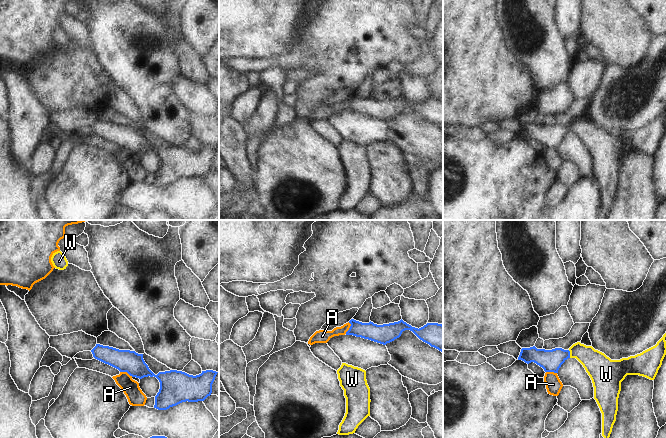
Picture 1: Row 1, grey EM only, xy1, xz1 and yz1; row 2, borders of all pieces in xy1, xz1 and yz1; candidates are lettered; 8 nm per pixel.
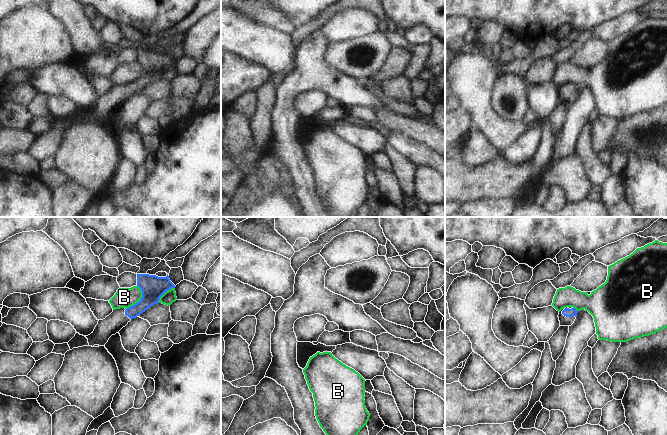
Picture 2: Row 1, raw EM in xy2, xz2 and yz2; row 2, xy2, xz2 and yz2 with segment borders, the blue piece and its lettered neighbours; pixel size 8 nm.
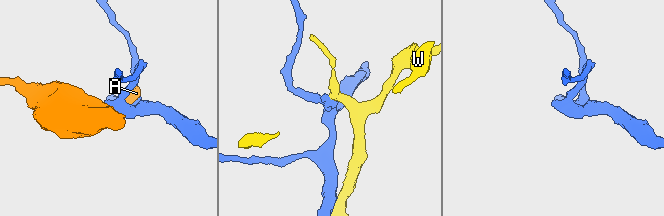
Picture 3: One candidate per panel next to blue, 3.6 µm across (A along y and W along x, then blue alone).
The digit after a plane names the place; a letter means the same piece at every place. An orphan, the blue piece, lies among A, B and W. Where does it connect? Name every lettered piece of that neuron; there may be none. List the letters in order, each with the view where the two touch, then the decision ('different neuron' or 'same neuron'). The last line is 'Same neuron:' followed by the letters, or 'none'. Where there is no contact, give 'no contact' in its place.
A: xy1 | different neuron
B: xy2 | different neuron
W: yz1 | different neuron
Same neuron: none

